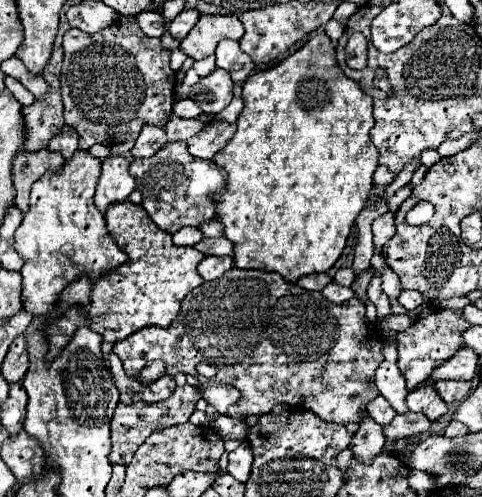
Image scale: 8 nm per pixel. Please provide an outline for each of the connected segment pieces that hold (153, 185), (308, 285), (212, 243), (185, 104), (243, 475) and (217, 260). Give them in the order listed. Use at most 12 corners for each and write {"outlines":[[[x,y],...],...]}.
{"outlines":[[[169,141],[129,167],[167,233],[215,219],[225,171]],[[327,273],[297,281],[307,291],[323,291],[333,279]],[[201,239],[193,245],[203,255],[231,255],[229,239]],[[191,99],[175,103],[173,113],[177,117],[197,117],[201,109]],[[243,441],[229,453],[231,473],[239,481],[247,481],[253,465],[249,443]],[[205,257],[197,271],[205,281],[233,267],[233,257]]]}

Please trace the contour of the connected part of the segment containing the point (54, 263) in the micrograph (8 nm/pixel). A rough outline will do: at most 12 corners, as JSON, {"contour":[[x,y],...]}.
{"contour":[[77,149],[31,189],[15,233],[23,307],[55,313],[77,277],[127,259]]}

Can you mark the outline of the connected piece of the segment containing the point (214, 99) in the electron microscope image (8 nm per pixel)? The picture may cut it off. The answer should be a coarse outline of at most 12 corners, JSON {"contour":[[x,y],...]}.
{"contour":[[215,69],[191,87],[205,113],[221,113],[233,99],[233,81]]}

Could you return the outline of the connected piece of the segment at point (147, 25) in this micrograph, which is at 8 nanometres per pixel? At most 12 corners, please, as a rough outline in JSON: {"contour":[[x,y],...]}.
{"contour":[[145,11],[137,17],[141,31],[161,37],[167,21],[159,11]]}

